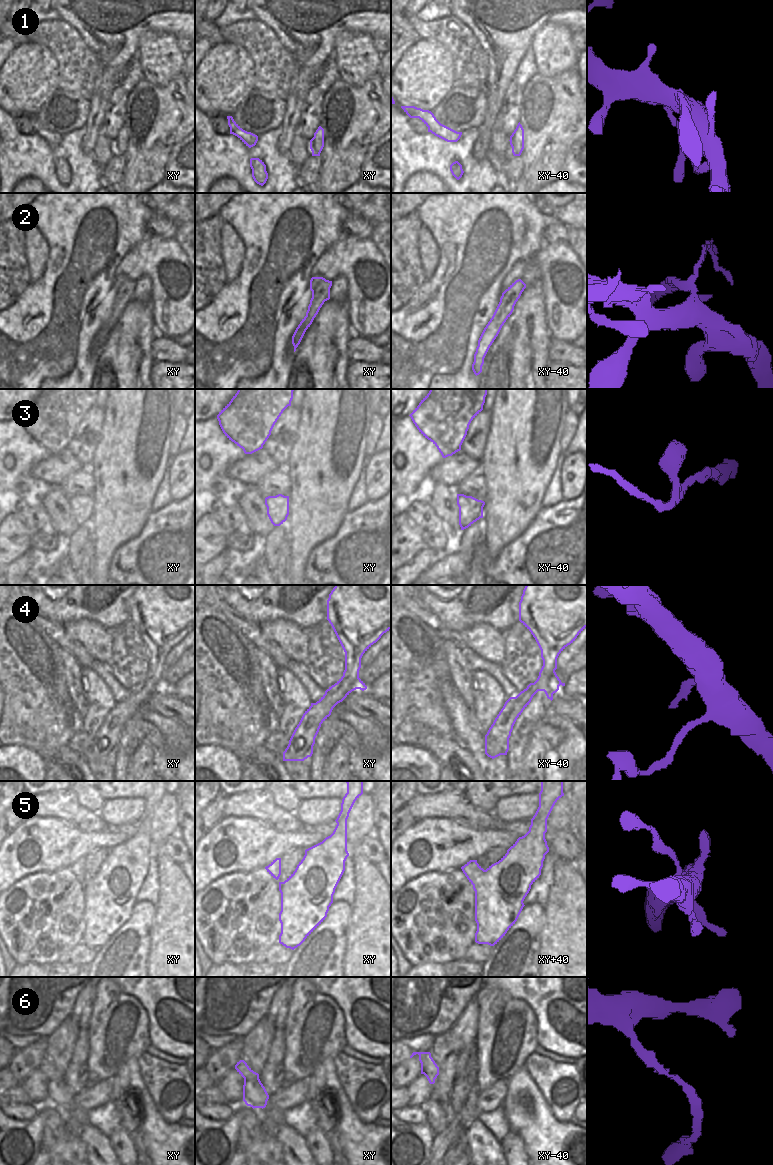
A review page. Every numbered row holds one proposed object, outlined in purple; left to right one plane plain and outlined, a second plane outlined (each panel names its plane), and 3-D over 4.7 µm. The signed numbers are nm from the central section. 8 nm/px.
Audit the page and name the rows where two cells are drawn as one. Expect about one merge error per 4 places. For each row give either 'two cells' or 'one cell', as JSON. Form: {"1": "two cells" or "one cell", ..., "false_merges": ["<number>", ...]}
{"1": "one cell", "2": "two cells", "3": "one cell", "4": "one cell", "5": "one cell", "6": "one cell", "false_merges": ["2"]}

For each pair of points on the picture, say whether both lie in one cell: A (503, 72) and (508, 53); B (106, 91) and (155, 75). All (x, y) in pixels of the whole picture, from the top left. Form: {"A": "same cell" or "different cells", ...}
{"A": "same cell", "B": "different cells"}

